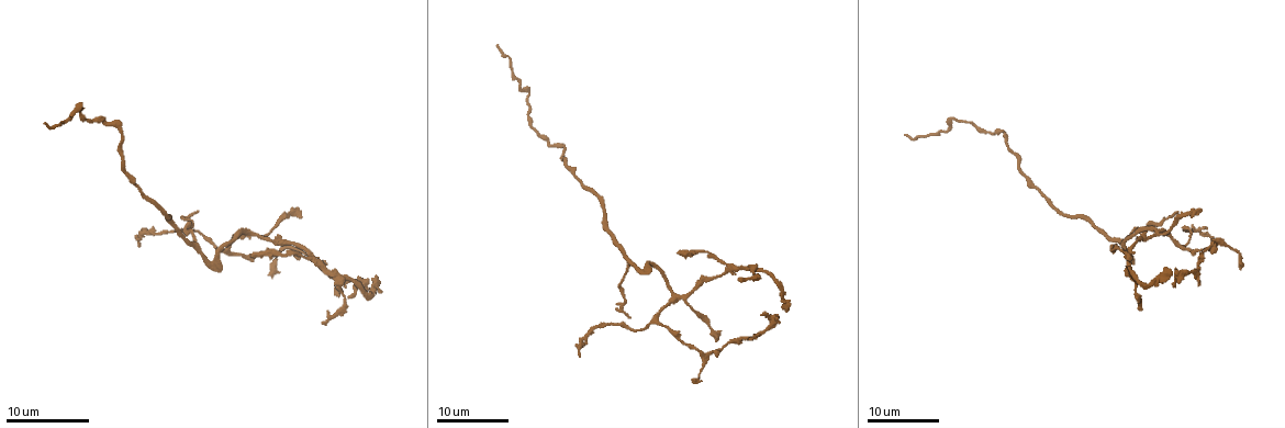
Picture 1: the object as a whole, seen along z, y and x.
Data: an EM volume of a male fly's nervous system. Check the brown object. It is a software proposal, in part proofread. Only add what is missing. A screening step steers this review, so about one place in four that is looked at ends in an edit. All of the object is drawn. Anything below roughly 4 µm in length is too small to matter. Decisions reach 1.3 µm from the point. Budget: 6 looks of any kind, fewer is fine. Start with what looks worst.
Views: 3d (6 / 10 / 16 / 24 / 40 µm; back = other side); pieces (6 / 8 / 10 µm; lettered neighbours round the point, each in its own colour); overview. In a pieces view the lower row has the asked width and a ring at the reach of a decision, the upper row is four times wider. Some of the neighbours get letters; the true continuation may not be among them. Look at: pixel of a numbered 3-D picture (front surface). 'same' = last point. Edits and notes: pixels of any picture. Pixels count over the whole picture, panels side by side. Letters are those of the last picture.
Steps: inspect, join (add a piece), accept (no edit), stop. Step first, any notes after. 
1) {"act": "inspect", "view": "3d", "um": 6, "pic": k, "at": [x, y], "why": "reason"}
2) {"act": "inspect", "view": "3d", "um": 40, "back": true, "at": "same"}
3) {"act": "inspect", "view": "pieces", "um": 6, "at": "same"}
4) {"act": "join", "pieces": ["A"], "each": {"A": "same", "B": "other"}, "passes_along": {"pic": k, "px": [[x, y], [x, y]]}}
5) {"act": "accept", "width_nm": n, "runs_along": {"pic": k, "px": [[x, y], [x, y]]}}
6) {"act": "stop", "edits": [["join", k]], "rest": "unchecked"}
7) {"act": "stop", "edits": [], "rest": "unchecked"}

{"act": "inspect", "view": "3d", "um": 24, "pic": 1, "at": [1177, 210], "why": "an open end"}

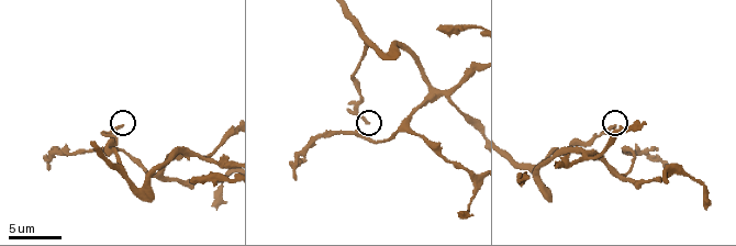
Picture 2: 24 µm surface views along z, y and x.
{"act": "inspect", "view": "3d", "um": 6, "pic": 2, "at": [123, 125]}

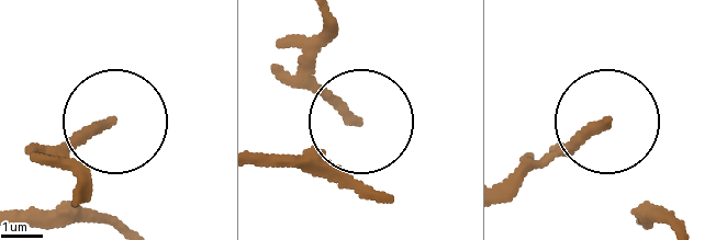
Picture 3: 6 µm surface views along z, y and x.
{"act": "inspect", "view": "pieces", "um": 8, "pic": 3, "at": [105, 125]}

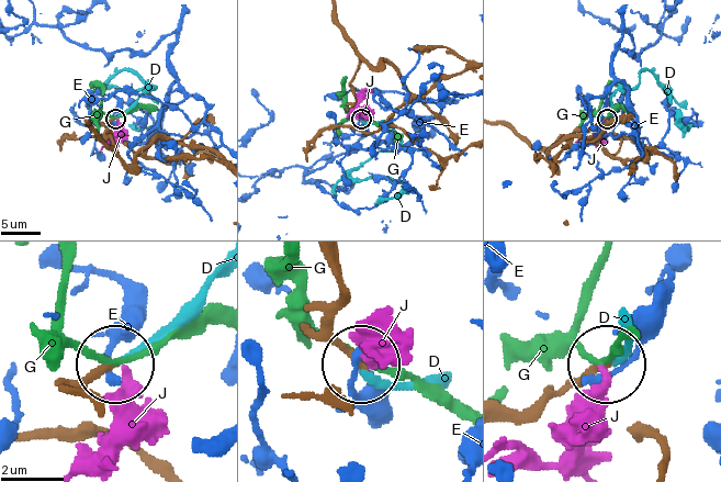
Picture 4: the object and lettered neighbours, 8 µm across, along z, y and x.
{"act": "join", "pieces": ["D"], "width_nm": 230, "each": {"D": "same", "E": "other", "G": "other", "J": "other"}, "found": "it goes on there"}

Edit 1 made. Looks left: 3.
{"act": "inspect", "view": "3d", "um": 6, "pic": 2, "at": [296, 176], "why": "free end"}

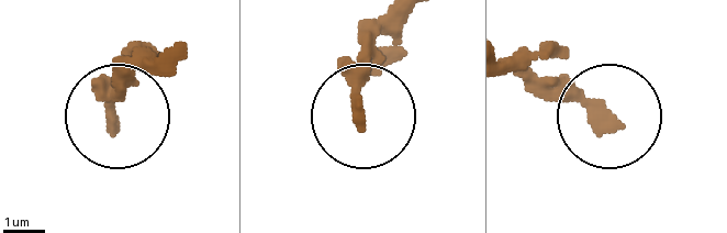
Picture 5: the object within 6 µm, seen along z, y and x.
{"act": "inspect", "view": "pieces", "um": 6, "pic": 5, "at": [618, 123]}

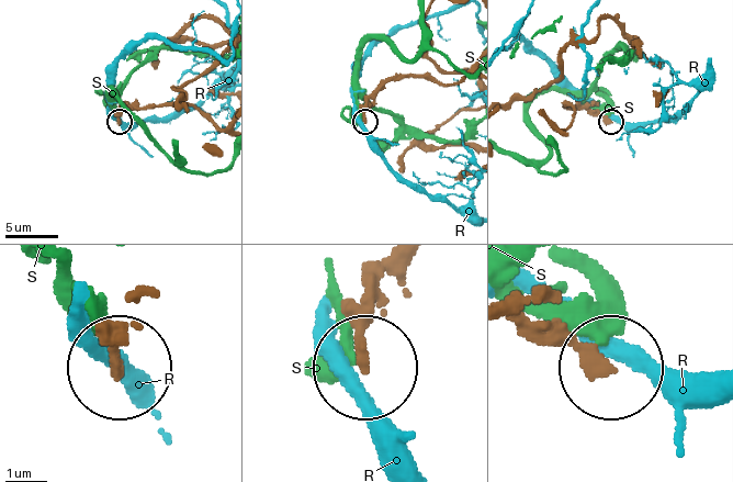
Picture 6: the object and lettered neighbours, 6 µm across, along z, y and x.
{"act": "accept", "each": {"R": "other", "S": "other"}, "runs_along": {"pic": 6, "px": [[470, 71], [451, 85], [391, 77], [369, 100], [364, 120]]}, "found": "no lettered piece goes on from it"}

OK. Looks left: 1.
{"act": "stop", "edits": [["join", 4]], "rest": "unchecked"}

